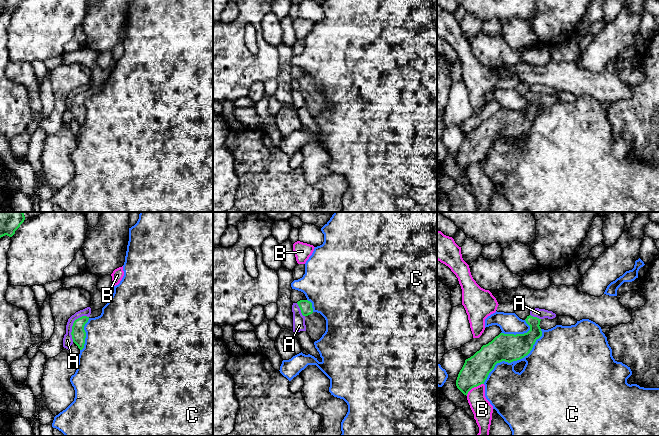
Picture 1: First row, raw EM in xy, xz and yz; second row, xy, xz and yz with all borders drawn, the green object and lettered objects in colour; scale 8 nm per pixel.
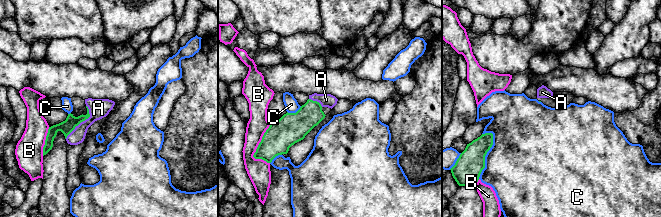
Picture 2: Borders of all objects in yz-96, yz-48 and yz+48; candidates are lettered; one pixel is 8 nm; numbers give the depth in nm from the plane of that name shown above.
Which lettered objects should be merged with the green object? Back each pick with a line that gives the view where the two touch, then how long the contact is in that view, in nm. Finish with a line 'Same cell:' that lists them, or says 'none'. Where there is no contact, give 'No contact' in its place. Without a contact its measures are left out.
Same cell: none

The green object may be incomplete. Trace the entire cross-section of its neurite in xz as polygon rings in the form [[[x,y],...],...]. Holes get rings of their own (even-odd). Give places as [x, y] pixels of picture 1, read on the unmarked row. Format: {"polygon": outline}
{"polygon": [[[308,76],[297,78],[302,91],[305,93],[306,107],[315,118],[319,116],[326,107],[326,96],[317,88],[313,87],[312,79]]]}

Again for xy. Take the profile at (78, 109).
{"polygon": [[[82,92],[76,95],[72,102],[72,115],[73,118],[78,122],[80,126],[84,124],[86,108],[84,106],[85,100],[88,98],[89,93]]]}

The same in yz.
{"polygon": [[[529,91],[525,95],[530,102],[527,109],[516,111],[500,109],[465,136],[456,156],[457,164],[467,172],[472,164],[484,160],[497,139],[502,137],[511,139],[527,132],[536,116],[542,112],[541,106],[558,101],[558,94],[558,91],[553,95],[539,95]]]}

